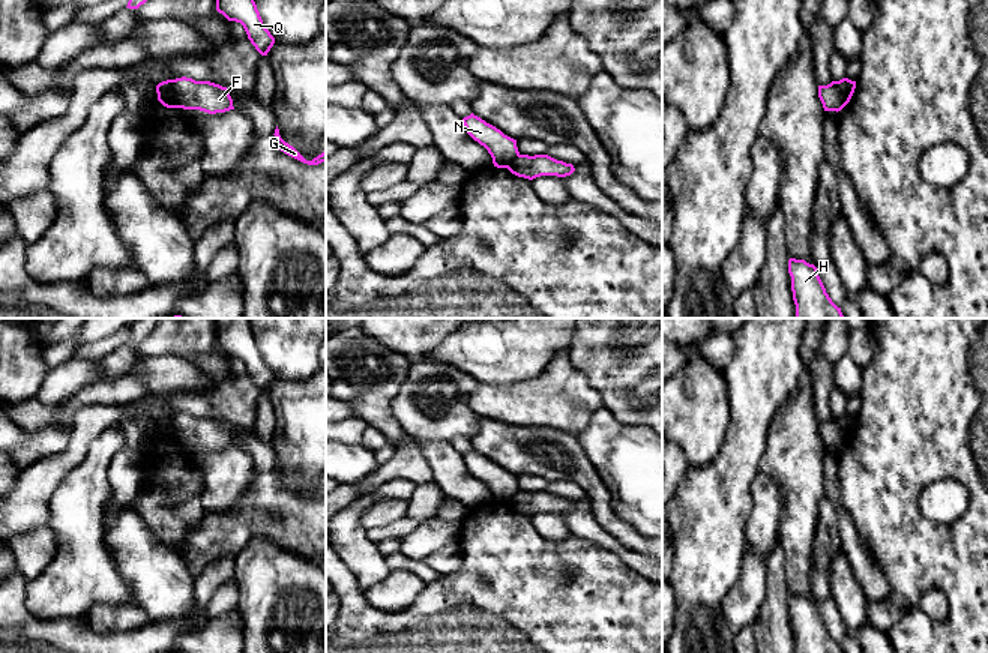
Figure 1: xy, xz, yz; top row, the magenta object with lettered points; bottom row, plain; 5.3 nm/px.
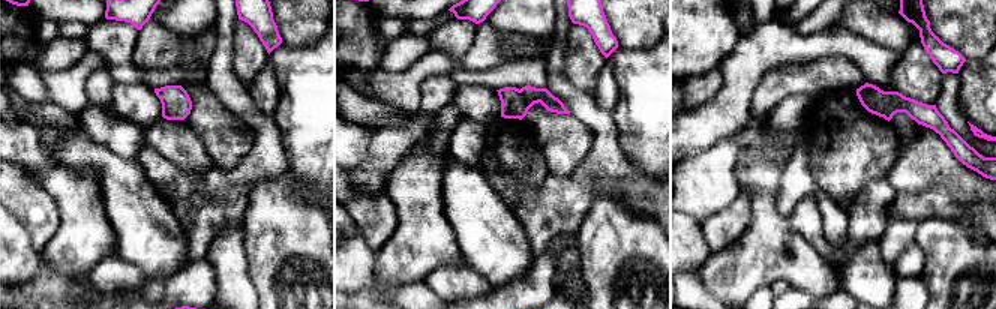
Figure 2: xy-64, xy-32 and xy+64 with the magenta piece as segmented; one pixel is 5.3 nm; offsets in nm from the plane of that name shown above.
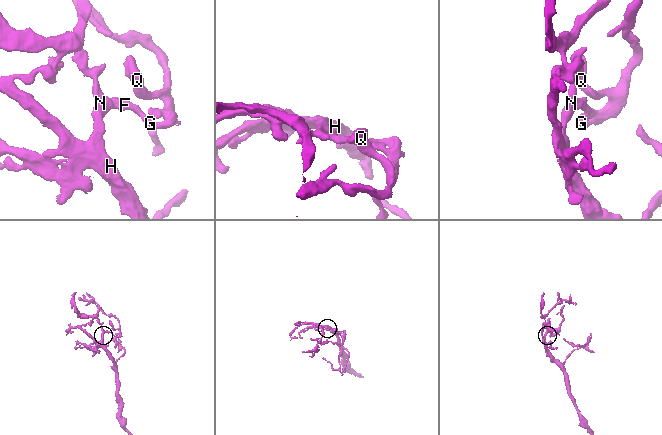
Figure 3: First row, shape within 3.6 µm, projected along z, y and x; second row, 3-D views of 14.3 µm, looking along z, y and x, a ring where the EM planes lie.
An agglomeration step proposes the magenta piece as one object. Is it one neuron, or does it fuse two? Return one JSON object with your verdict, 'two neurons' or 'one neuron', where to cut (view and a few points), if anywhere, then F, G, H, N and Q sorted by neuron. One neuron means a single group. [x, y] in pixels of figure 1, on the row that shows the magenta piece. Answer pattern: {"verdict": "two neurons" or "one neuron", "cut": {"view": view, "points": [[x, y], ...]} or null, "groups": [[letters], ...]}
{"verdict": "two neurons", "cut": {"view": "xy", "points": [[170, 80], [176, 102], [180, 107]]}, "groups": [["F", "G", "Q"], ["H", "N"]]}

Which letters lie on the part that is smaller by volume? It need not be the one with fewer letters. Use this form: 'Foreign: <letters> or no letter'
Foreign: F, G, Q

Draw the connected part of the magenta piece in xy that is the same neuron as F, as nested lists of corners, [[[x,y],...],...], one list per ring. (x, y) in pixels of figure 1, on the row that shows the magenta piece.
[[[192,78],[171,80],[177,104],[183,110],[200,110],[209,114],[234,110],[230,90],[210,81]]]

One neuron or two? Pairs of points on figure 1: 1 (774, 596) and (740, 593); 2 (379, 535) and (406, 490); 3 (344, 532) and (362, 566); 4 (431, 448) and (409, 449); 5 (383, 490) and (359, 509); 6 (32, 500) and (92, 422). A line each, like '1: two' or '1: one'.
1: two
2: two
3: one
4: two
5: one
6: one

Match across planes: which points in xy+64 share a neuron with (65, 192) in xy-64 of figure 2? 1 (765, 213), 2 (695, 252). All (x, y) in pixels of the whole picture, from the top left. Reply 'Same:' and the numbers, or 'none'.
Same: 1

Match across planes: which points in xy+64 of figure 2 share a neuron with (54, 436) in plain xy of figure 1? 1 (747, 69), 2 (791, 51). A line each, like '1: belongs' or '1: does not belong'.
1: belongs
2: belongs

